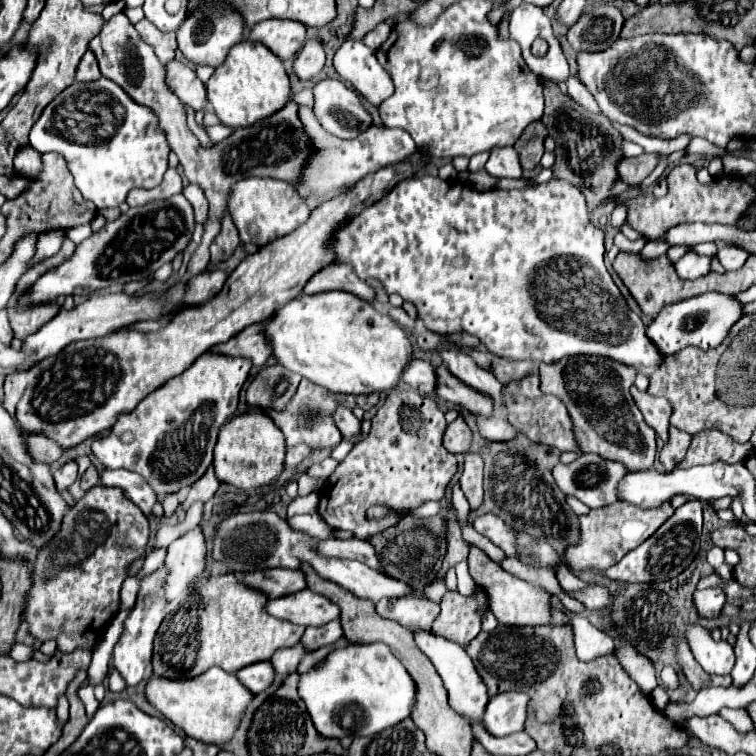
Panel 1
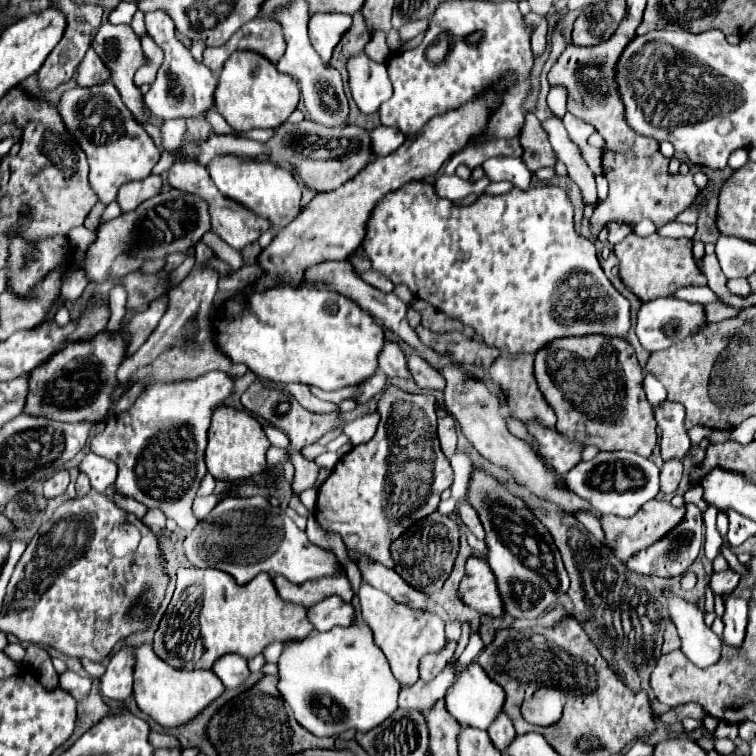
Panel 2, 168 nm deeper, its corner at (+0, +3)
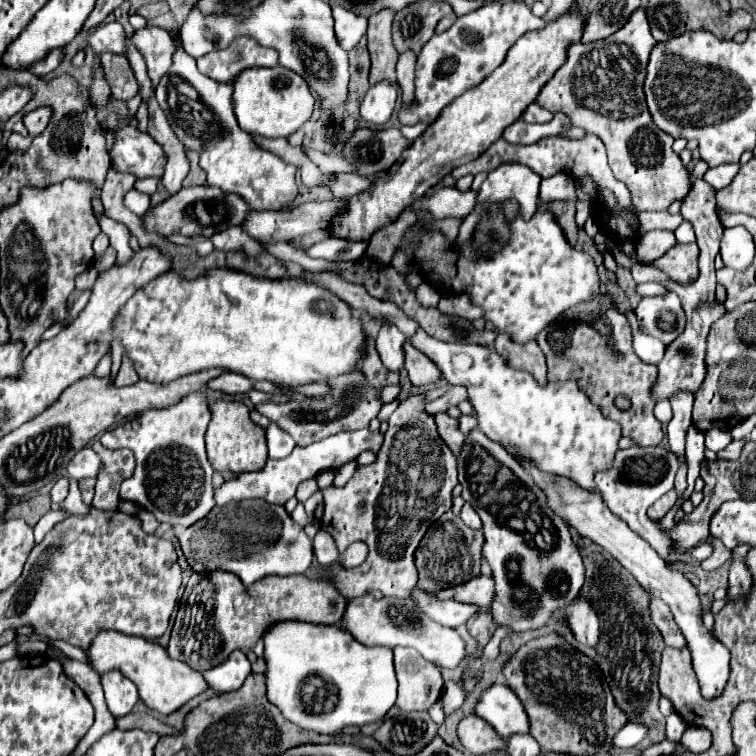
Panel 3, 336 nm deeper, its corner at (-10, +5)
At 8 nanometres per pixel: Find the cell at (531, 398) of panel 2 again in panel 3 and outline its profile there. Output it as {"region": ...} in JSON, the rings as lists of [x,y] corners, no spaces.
{"region":[[[498,333],[494,347],[500,355],[504,355],[508,365],[518,367],[518,369],[528,369],[528,373],[532,373],[536,377],[536,381],[546,381],[544,353],[536,345],[536,341],[528,341],[528,343],[520,345],[520,343],[512,341],[506,333]]]}

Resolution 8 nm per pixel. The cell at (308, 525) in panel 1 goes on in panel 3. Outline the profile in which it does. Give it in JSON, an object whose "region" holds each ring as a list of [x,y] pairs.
{"region":[[[278,621],[272,623],[264,637],[264,661],[266,661],[266,695],[282,715],[308,731],[336,733],[346,725],[368,725],[380,721],[396,703],[396,675],[392,663],[392,651],[384,647],[368,647],[356,641],[346,629],[336,625],[314,625],[304,621]]]}

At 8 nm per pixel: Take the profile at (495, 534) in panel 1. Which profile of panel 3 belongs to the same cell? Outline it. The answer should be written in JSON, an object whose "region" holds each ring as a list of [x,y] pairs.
{"region":[[[464,503],[462,511],[460,511],[460,519],[462,519],[468,527],[472,527],[472,529],[482,529],[482,521],[480,521],[480,517],[478,517],[476,511],[472,509],[472,505],[468,505],[468,503]]]}

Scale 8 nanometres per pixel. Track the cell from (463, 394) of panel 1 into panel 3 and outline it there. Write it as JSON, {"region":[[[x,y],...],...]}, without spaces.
{"region":[[[408,341],[404,343],[404,367],[414,385],[426,385],[440,377],[440,369],[436,369],[436,365]]]}

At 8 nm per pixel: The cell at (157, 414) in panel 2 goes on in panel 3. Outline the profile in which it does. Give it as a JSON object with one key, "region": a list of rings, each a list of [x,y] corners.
{"region":[[[196,393],[192,397],[186,397],[184,401],[168,407],[168,409],[148,409],[142,415],[138,415],[132,421],[126,421],[118,425],[116,429],[106,431],[100,437],[100,443],[106,449],[132,449],[136,457],[136,469],[130,479],[124,479],[120,485],[120,499],[122,501],[132,501],[140,505],[142,509],[150,511],[158,521],[168,521],[168,523],[196,523],[202,517],[210,513],[214,507],[214,489],[212,489],[212,465],[206,459],[206,449],[204,449],[204,433],[210,421],[208,405],[206,405],[206,395]]]}

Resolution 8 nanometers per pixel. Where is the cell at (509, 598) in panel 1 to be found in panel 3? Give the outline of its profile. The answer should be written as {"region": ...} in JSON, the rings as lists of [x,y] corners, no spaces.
{"region":[[[474,577],[472,581],[464,585],[456,585],[452,589],[442,589],[436,593],[436,599],[454,599],[460,603],[474,603],[478,607],[490,607],[494,597],[494,585],[492,577]]]}

